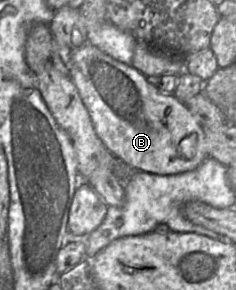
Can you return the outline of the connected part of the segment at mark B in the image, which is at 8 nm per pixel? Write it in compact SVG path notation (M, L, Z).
M90 43L71 50L70 74L91 118L94 130L106 149L134 171L157 175L175 175L196 169L207 157L203 126L185 104L174 95L164 95L149 84L146 76L131 65L123 64Z

